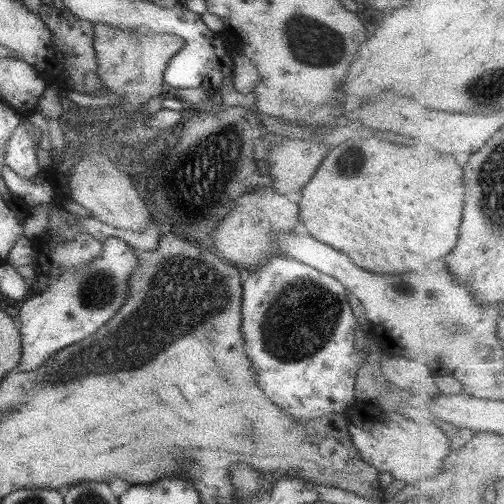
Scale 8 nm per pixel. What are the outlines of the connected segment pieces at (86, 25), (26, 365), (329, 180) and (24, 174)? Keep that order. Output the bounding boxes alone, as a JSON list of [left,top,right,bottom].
[[38,5,103,96],[12,237,138,370],[297,140,465,274],[3,123,45,179]]

